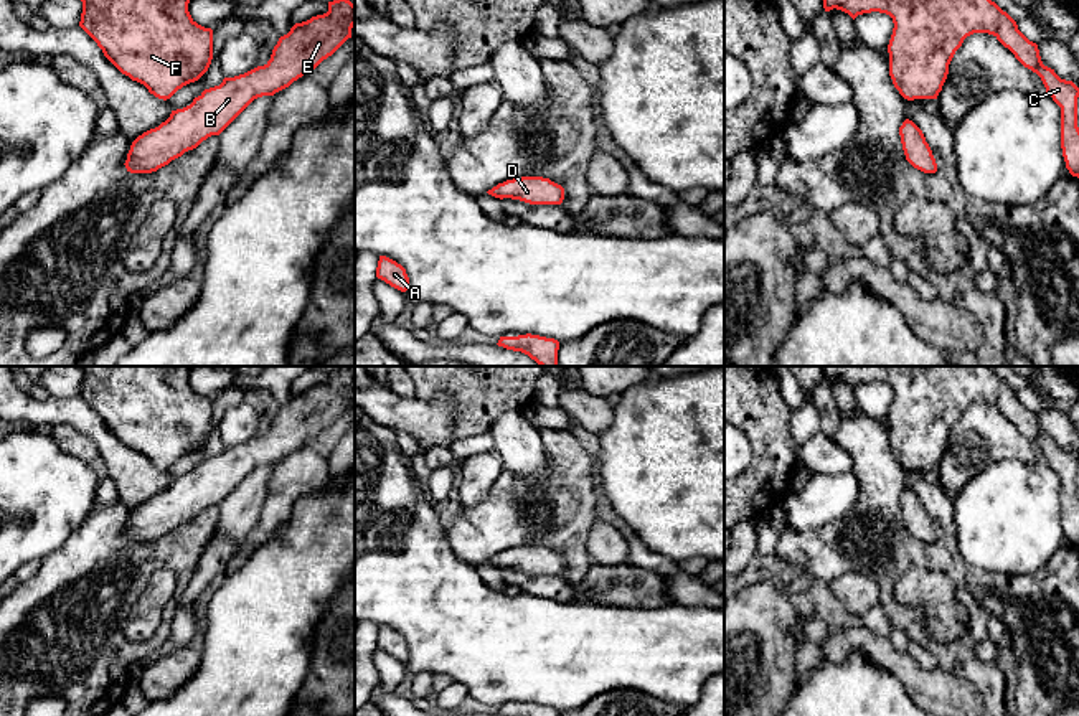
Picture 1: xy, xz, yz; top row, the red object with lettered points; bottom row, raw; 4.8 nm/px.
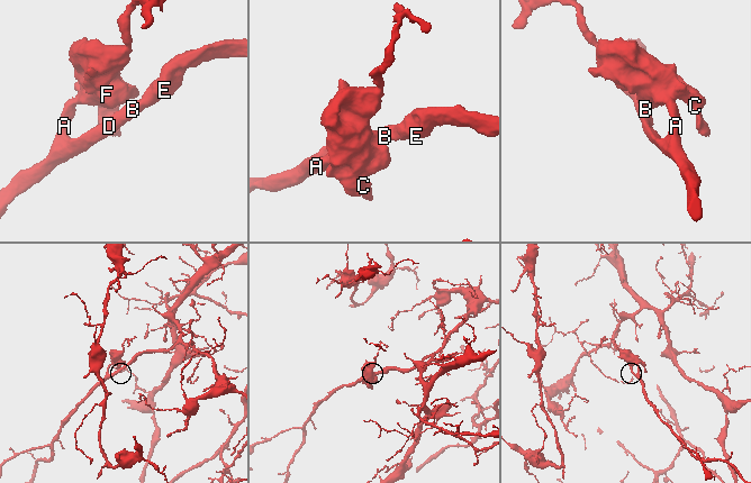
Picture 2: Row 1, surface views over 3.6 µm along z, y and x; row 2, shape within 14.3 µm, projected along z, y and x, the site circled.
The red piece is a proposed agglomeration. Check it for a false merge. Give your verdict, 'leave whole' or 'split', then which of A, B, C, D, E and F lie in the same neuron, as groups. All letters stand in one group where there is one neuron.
leave whole | A B C D E F

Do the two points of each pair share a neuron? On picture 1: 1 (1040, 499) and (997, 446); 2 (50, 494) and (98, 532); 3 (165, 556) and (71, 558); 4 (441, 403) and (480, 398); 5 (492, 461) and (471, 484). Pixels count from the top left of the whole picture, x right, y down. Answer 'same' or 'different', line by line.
1: different
2: different
3: same
4: different
5: same

